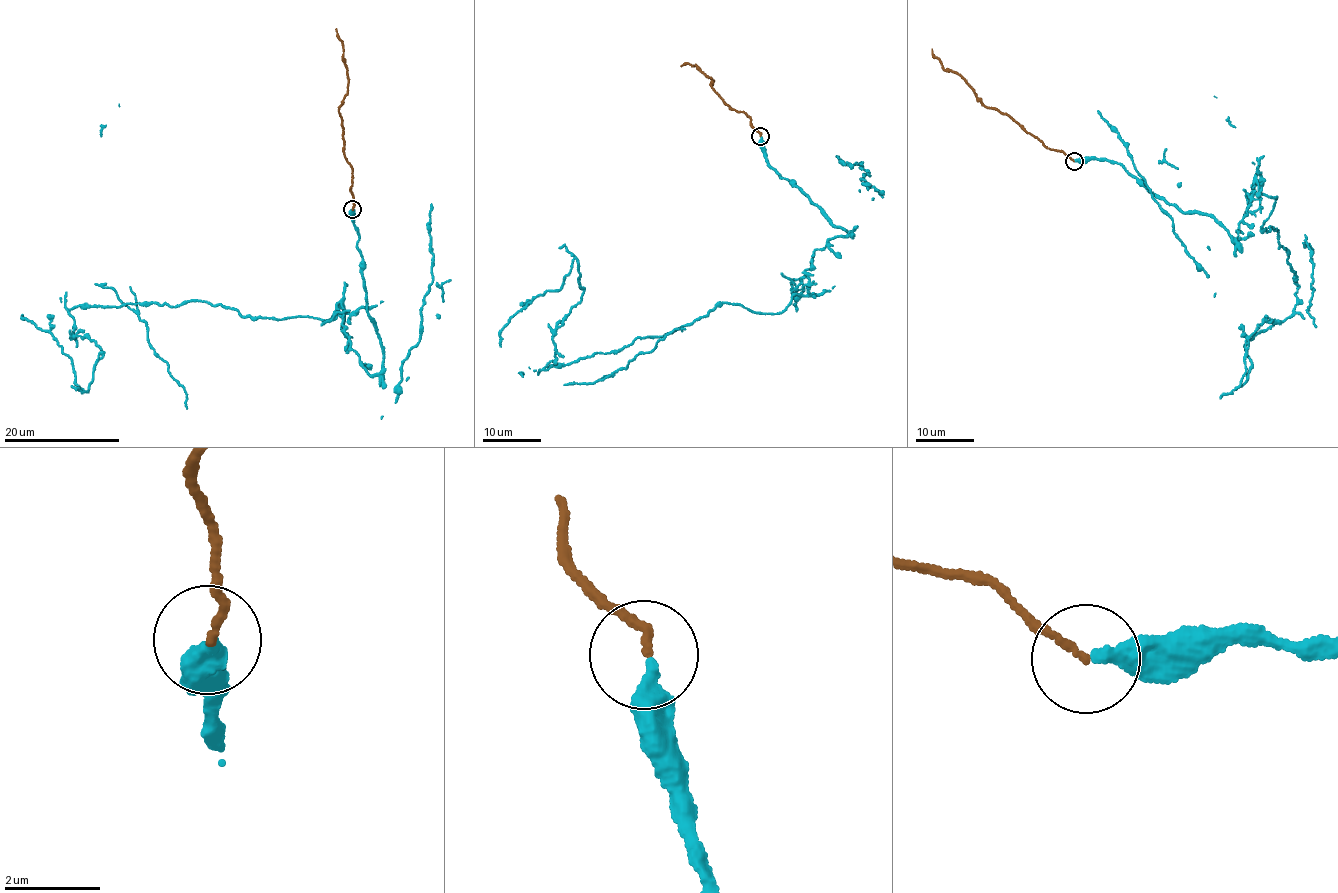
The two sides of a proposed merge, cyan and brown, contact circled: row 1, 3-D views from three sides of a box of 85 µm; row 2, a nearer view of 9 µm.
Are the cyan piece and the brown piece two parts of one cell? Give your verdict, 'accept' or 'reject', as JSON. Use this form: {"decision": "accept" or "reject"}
{"decision": "reject"}

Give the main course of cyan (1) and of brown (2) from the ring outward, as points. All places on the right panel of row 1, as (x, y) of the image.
1: (1074, 161), (1237, 248), (1276, 197), (1261, 229), (1295, 311), (1234, 389), (1275, 322)
2: (1074, 161), (1062, 152), (1047, 148), (1008, 115), (984, 105), (965, 79), (943, 69), (931, 50)

